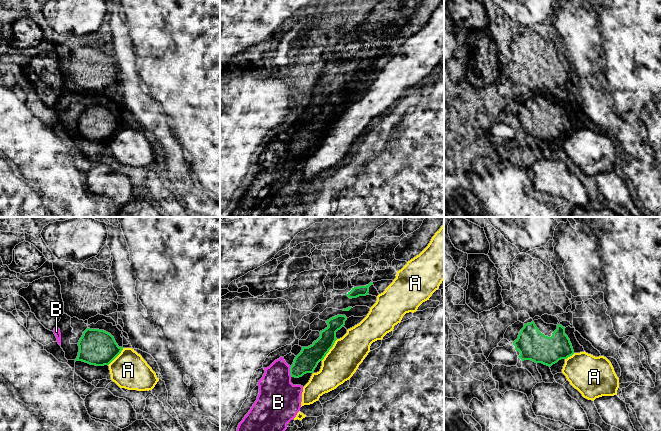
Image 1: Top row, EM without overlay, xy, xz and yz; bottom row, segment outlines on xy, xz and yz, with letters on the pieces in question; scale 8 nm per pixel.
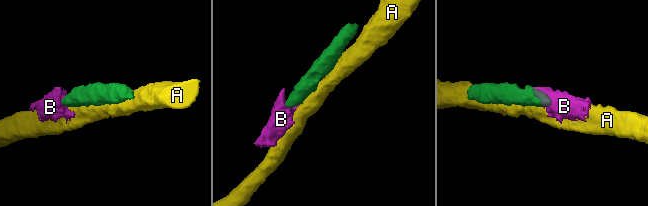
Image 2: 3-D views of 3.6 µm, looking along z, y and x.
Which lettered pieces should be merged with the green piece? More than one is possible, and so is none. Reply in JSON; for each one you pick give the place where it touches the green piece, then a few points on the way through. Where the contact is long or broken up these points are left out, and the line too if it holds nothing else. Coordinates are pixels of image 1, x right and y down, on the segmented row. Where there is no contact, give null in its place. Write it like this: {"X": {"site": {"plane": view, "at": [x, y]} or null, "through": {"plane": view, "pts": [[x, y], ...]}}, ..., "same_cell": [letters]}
{"B": {"site": {"plane": "xz", "at": [290, 371]}, "through": {"plane": "xz", "pts": [[306, 361], [297, 370], [290, 371], [279, 382], [279, 400]]}}, "same_cell": ["B"]}

